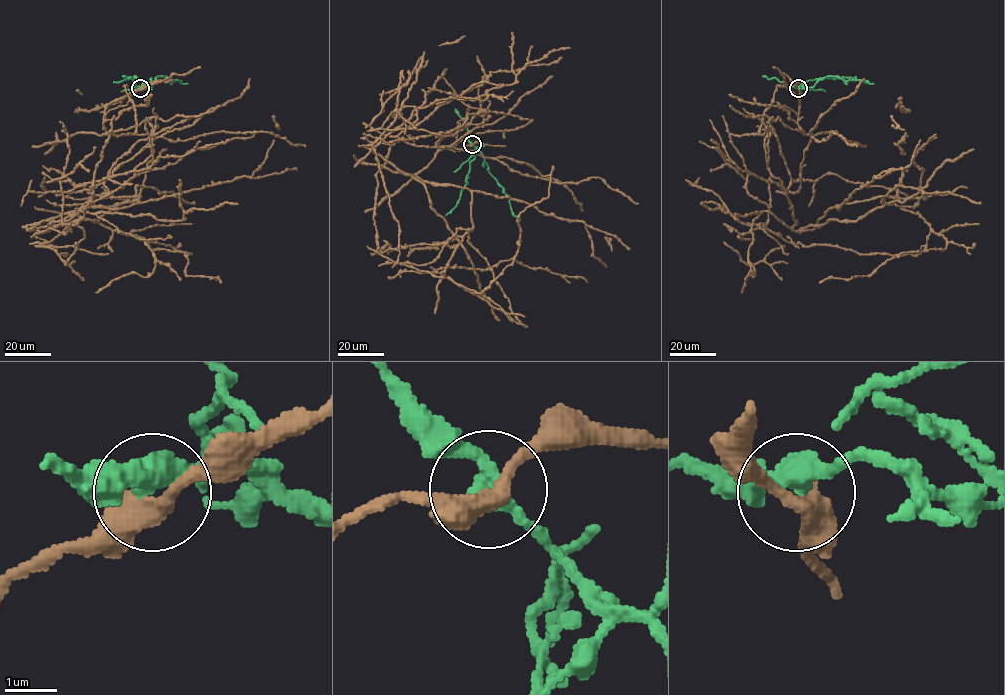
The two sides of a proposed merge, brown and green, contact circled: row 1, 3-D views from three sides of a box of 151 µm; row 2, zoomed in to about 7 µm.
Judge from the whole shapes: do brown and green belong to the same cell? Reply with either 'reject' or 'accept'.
reject

